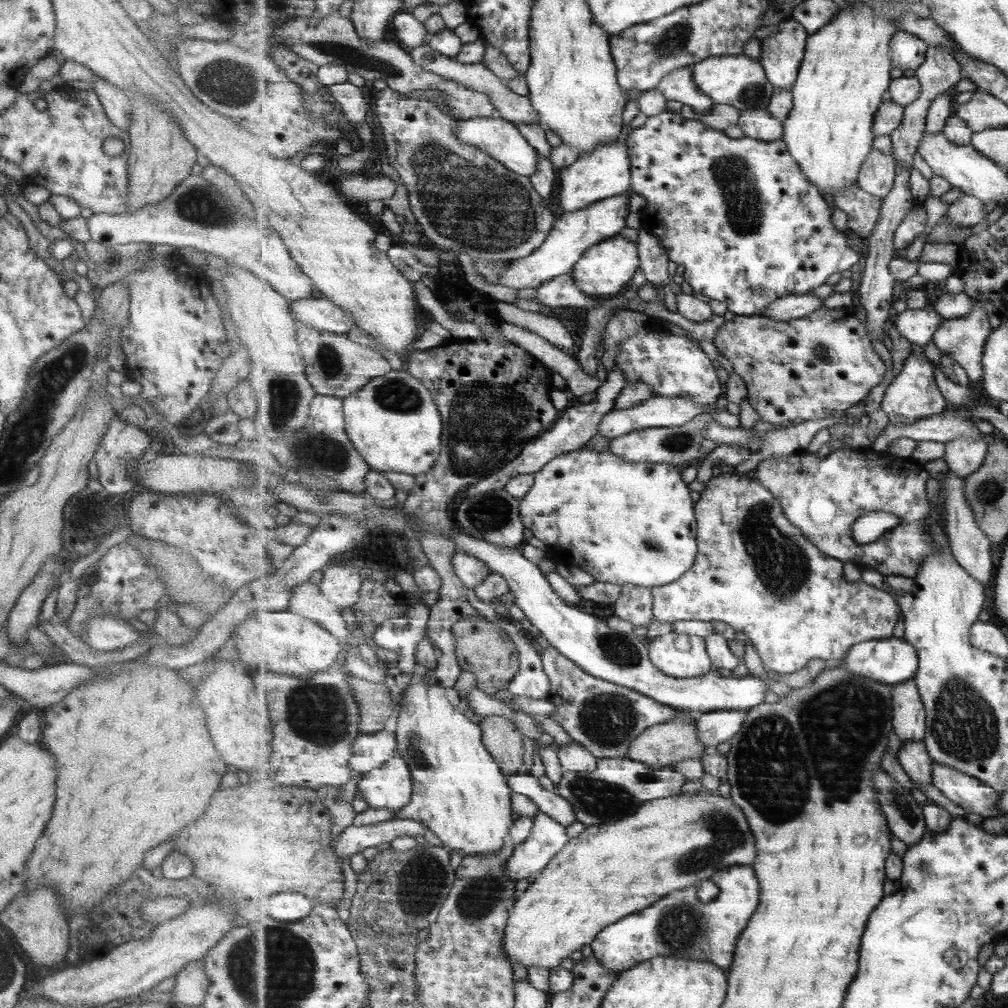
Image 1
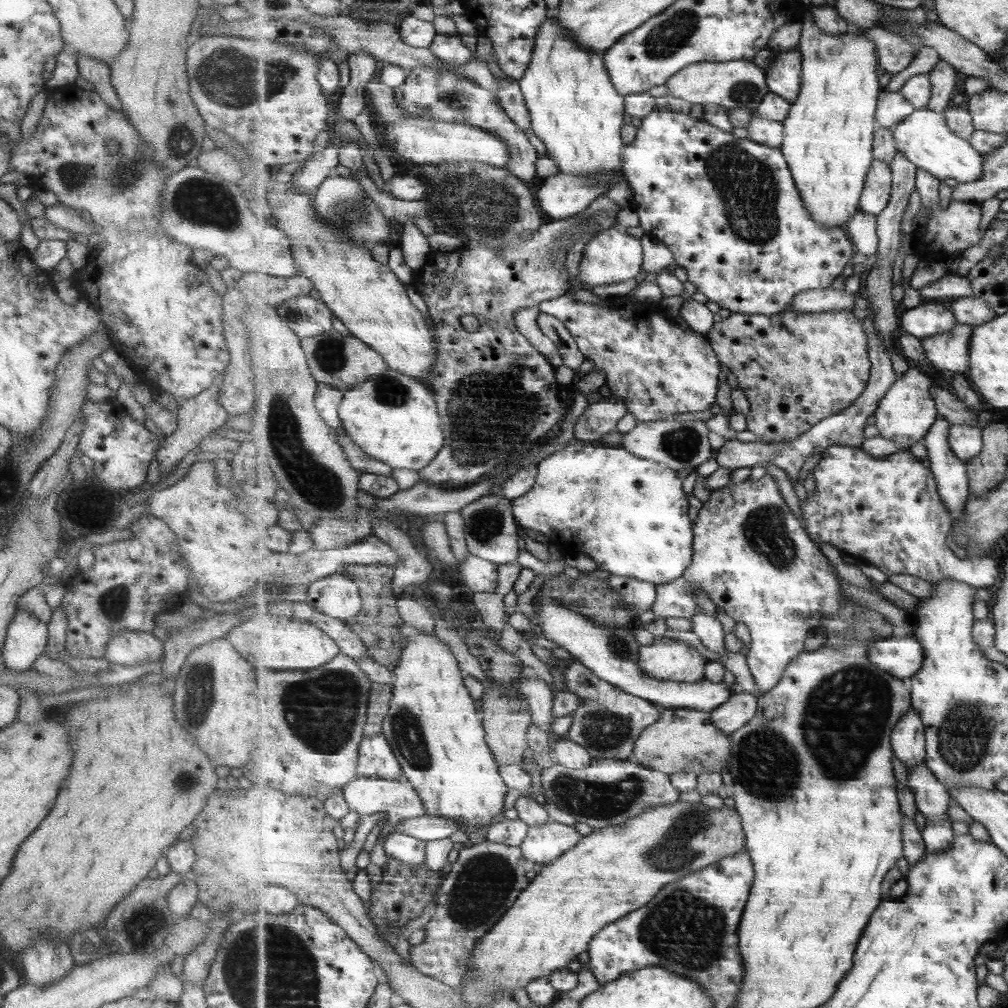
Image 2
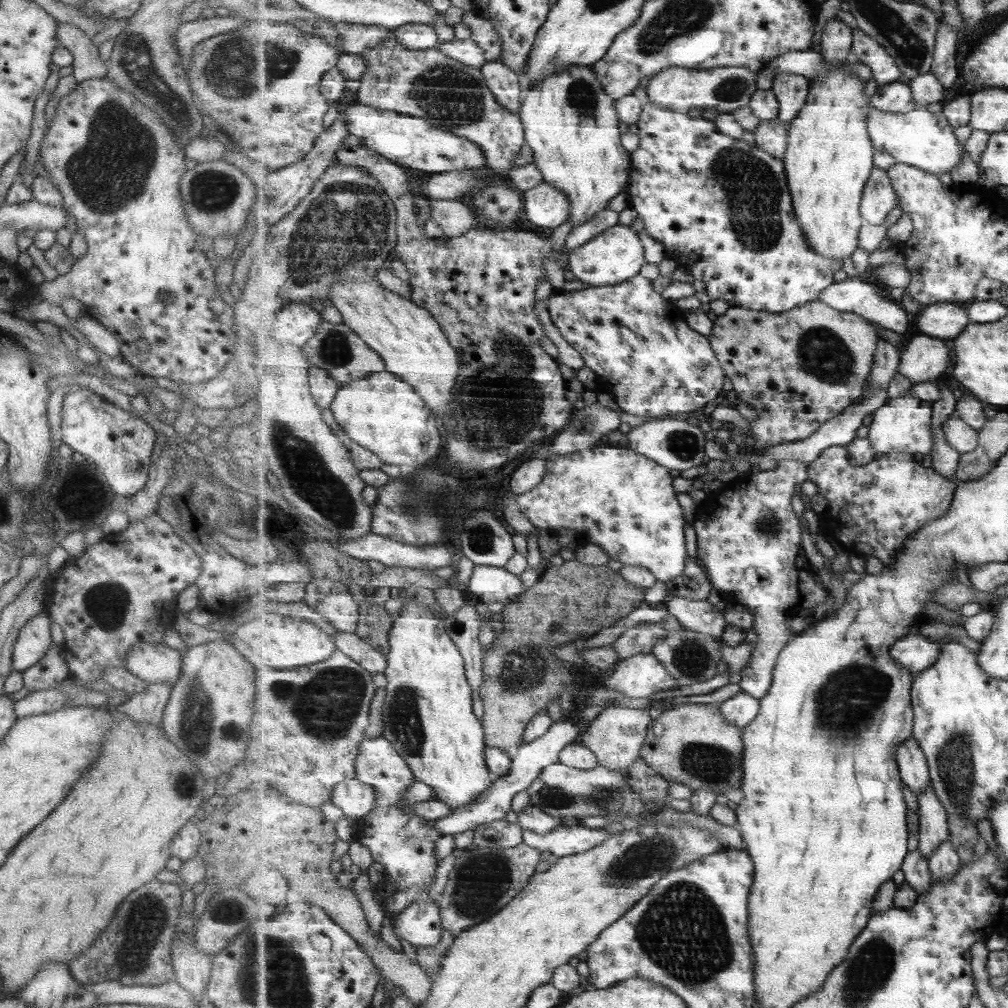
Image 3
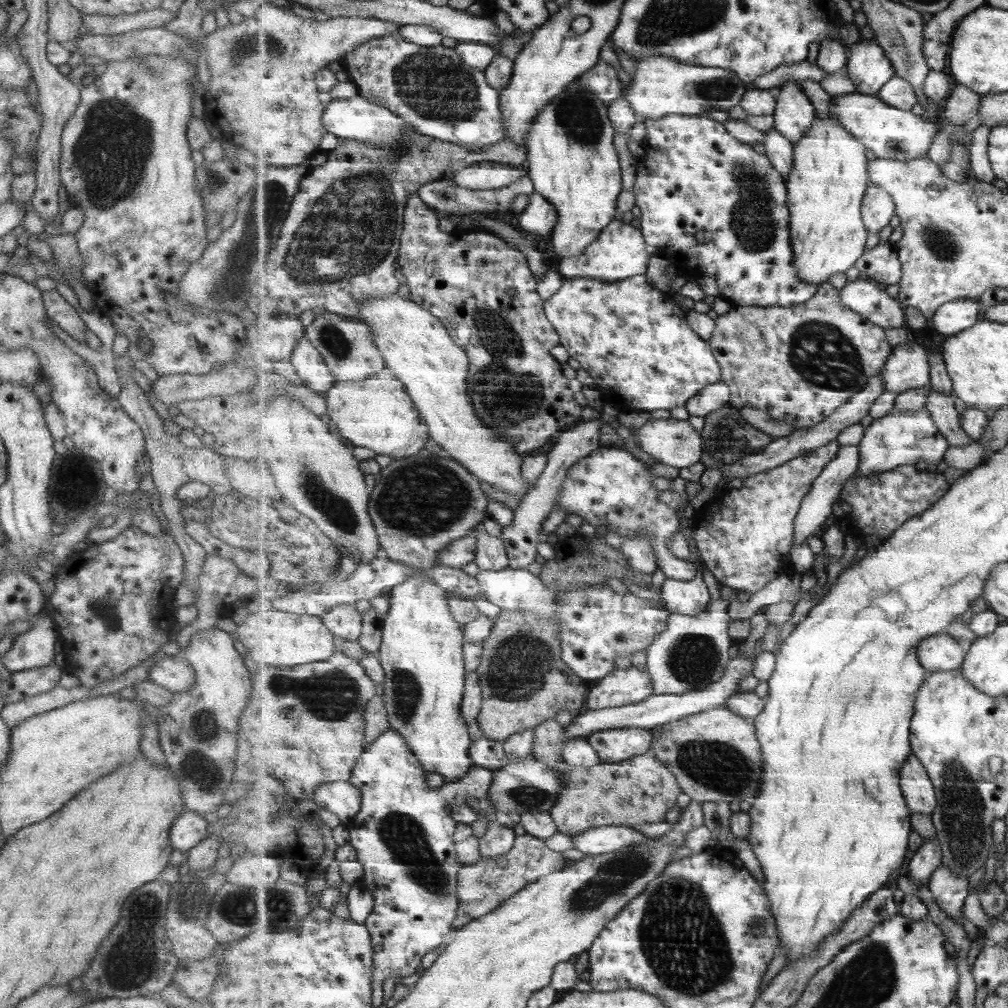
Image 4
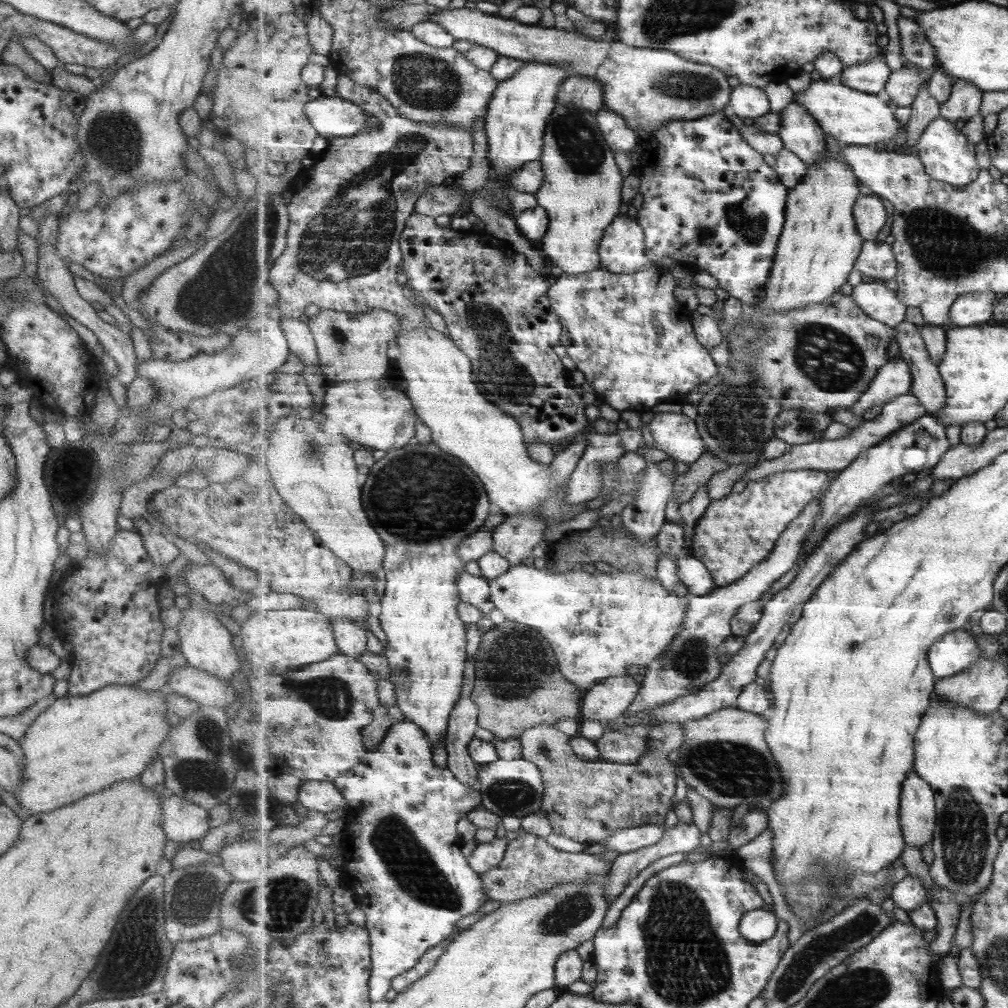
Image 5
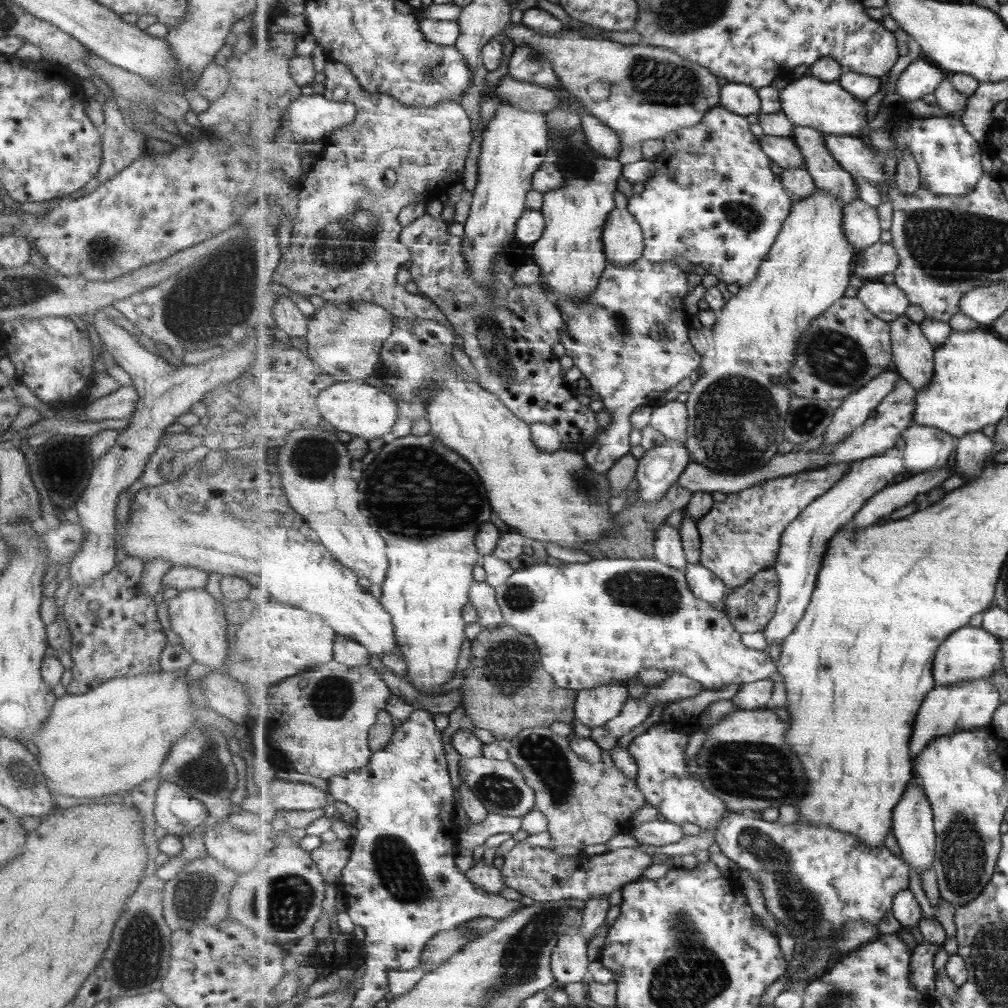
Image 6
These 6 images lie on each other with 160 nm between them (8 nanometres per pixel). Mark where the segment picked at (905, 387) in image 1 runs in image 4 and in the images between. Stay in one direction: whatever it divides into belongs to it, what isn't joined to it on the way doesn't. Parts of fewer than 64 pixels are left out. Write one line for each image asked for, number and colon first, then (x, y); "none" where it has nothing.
2: (905, 416)
3: (904, 424)
4: (905, 437)

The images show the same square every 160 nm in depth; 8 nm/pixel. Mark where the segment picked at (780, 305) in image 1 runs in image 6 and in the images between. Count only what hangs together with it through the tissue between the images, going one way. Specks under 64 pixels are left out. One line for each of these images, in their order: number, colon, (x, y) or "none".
2: (823, 300)
3: (854, 295)
4: (868, 298)
5: (879, 302)
6: (888, 302)

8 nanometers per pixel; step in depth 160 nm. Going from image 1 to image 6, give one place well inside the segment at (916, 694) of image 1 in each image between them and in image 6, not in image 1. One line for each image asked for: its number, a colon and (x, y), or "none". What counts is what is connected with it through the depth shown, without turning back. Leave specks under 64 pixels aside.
2: (909, 743)
3: (915, 771)
4: (919, 790)
5: (918, 802)
6: (914, 827)

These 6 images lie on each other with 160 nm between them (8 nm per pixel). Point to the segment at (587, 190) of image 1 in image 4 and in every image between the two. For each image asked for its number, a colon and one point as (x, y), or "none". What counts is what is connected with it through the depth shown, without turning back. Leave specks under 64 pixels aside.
2: (562, 196)
3: (546, 206)
4: (540, 217)

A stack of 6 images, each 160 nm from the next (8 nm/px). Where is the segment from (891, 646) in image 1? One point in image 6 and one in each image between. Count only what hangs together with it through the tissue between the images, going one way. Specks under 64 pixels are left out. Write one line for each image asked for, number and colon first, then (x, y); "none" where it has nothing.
2: (902, 655)
3: (915, 652)
4: (941, 653)
5: (957, 651)
6: (971, 653)

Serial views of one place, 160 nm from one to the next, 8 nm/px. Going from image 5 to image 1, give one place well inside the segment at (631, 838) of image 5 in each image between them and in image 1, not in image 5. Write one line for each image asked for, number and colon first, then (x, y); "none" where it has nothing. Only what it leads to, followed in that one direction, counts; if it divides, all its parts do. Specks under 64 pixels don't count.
1: (549, 837)
2: (544, 844)
3: (567, 840)
4: (605, 839)

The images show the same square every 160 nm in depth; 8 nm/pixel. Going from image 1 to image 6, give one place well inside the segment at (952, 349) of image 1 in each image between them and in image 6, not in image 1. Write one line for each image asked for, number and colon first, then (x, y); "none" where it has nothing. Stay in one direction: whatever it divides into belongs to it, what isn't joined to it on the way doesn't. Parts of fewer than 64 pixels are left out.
2: (951, 351)
3: (925, 358)
4: (908, 368)
5: (895, 379)
6: (855, 411)

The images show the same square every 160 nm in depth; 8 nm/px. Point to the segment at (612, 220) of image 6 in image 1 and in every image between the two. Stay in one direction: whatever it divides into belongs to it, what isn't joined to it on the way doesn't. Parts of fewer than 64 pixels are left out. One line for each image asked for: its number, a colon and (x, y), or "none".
1: (606, 270)
2: (612, 256)
3: (616, 256)
4: (621, 252)
5: (623, 250)

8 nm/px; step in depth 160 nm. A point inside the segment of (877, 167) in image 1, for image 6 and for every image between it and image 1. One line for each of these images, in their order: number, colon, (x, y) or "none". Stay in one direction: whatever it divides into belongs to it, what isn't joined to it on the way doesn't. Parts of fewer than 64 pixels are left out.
2: (878, 190)
3: (880, 199)
4: (878, 208)
5: (872, 212)
6: (861, 222)

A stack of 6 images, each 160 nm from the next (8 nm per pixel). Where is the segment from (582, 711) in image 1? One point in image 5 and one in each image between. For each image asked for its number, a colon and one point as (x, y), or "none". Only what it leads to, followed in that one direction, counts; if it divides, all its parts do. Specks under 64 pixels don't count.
2: (608, 723)
3: (617, 736)
4: (614, 746)
5: (614, 747)

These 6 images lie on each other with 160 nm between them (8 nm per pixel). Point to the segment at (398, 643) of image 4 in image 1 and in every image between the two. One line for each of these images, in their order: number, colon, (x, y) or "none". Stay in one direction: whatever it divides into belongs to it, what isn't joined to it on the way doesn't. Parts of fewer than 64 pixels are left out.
1: (460, 792)
2: (433, 725)
3: (428, 716)

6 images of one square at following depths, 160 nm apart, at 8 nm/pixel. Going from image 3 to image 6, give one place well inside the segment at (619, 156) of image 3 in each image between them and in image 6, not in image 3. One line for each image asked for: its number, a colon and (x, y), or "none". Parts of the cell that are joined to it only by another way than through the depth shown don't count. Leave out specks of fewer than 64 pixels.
4: (571, 158)
5: (583, 188)
6: (571, 254)

